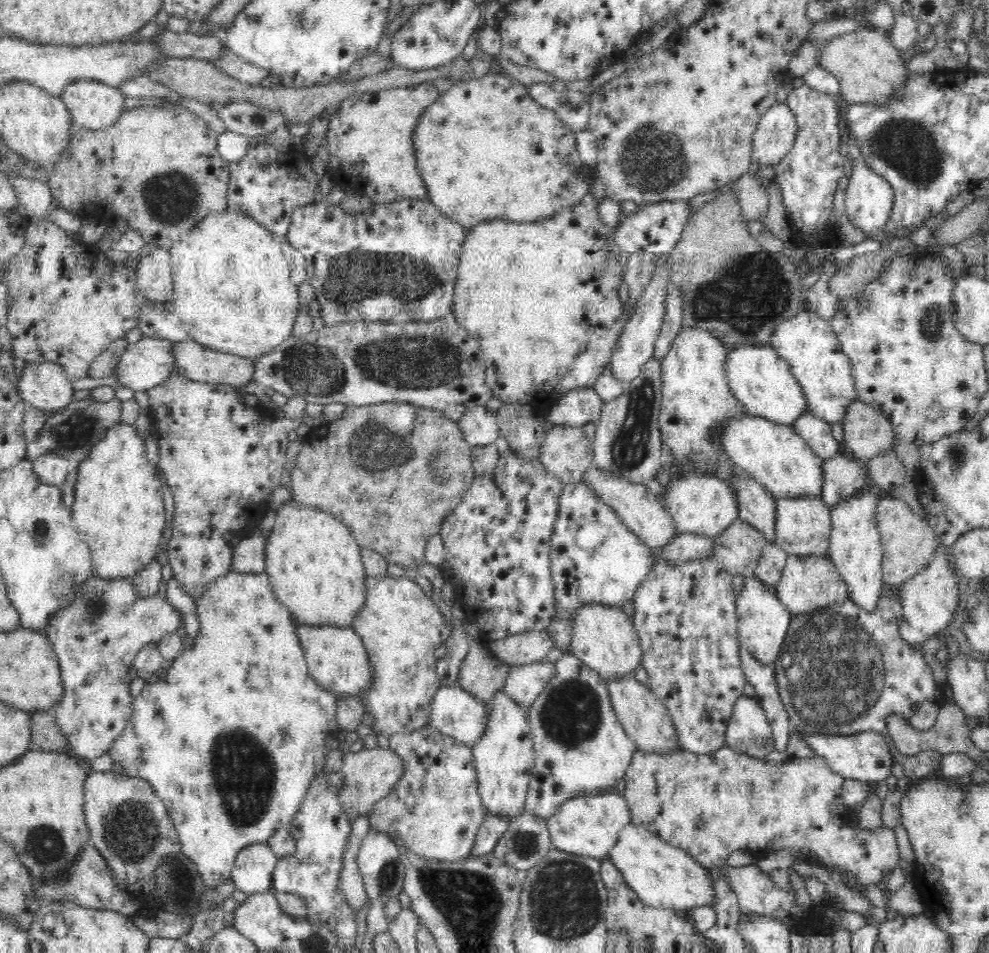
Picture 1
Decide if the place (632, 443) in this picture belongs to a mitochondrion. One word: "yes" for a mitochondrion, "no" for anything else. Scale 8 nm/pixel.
yes

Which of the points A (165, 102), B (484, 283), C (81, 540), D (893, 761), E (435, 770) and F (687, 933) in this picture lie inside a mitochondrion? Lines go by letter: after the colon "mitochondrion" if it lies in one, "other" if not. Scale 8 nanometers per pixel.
A: other
B: other
C: other
D: other
E: other
F: other

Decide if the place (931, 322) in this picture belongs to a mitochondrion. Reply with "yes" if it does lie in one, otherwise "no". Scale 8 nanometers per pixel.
yes

